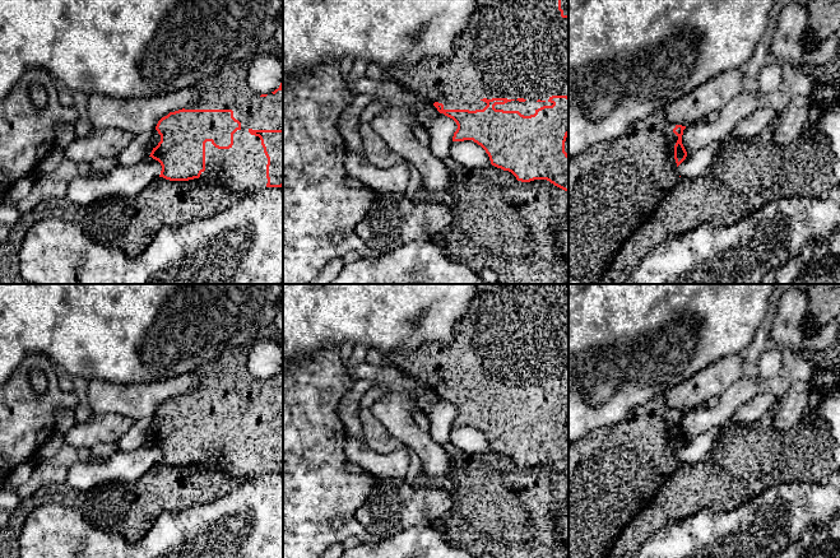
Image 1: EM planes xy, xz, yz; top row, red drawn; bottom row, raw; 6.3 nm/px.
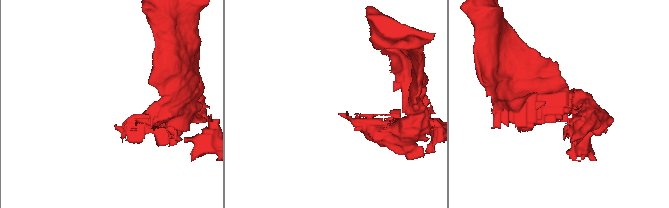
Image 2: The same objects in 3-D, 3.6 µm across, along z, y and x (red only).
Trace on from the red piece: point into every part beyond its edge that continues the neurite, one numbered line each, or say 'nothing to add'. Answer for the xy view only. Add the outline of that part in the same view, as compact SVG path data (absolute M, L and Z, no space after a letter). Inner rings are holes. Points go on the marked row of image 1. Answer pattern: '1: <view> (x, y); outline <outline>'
1: xy (245, 163); outline M246 60L226 65L217 76L196 87L200 93L200 99L194 104L185 107L185 110L232 110L233 117L241 122L241 129L233 134L233 145L229 149L218 149L212 141L205 143L205 169L218 169L227 175L227 185L231 194L235 196L235 200L249 194L256 194L265 189L268 183L268 158L264 153L260 138L251 135L249 130L283 130L283 90L278 90L275 94L269 93L266 97L257 96L249 87L247 66L249 62Z

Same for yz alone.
1: yz (616, 186); outline M658 108L649 117L634 122L622 136L591 145L568 159L568 284L597 284L622 245L635 231L648 227L648 220L681 182L674 159L678 140L674 127L676 124L665 116L665 108Z

